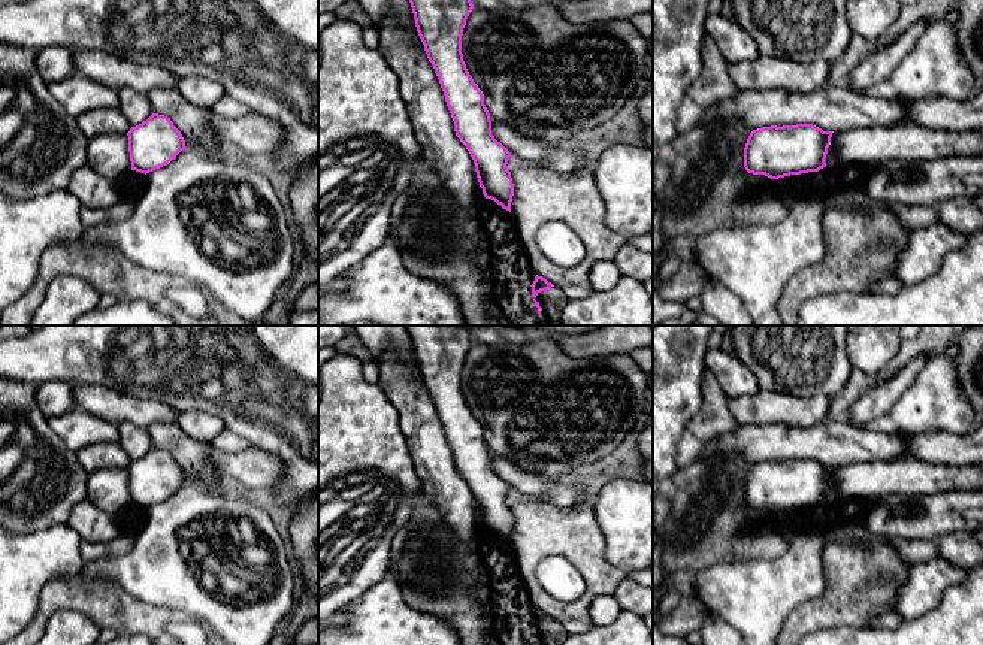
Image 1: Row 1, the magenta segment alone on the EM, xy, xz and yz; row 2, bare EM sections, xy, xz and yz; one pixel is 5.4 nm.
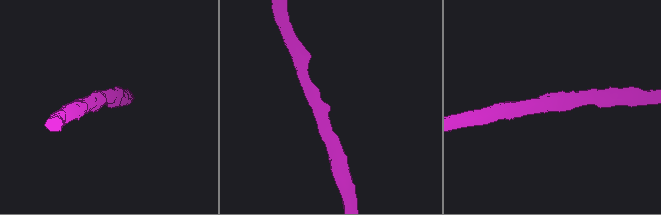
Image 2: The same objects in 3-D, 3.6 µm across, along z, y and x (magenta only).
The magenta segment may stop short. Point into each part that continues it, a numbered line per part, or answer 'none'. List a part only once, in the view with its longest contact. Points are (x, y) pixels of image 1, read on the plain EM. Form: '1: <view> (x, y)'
none

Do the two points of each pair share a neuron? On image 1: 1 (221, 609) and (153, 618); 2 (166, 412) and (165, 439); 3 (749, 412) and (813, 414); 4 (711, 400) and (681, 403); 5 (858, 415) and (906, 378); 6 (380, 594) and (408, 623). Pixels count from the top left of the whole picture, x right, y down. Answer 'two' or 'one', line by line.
1: two
2: two
3: one
4: two
5: one
6: one

